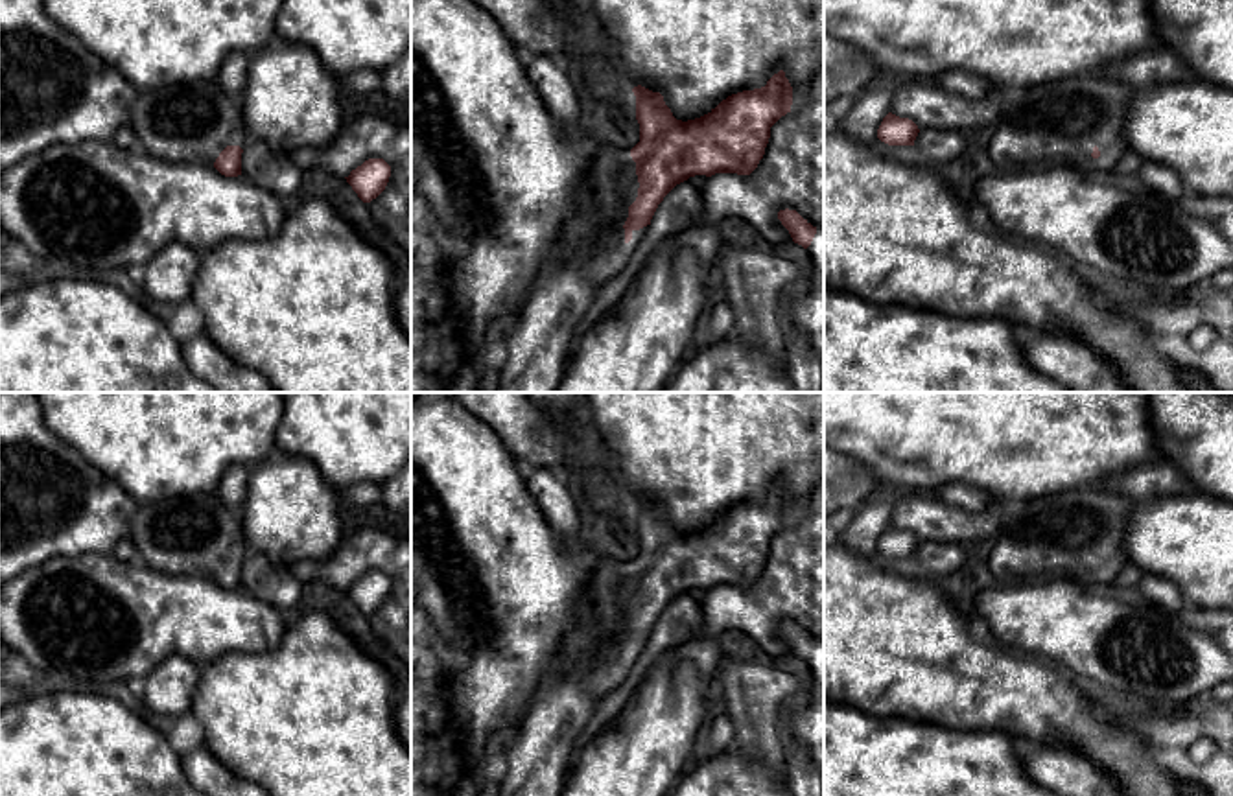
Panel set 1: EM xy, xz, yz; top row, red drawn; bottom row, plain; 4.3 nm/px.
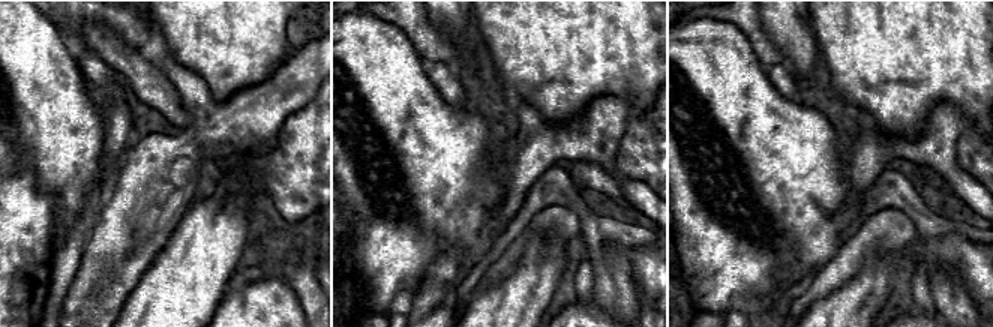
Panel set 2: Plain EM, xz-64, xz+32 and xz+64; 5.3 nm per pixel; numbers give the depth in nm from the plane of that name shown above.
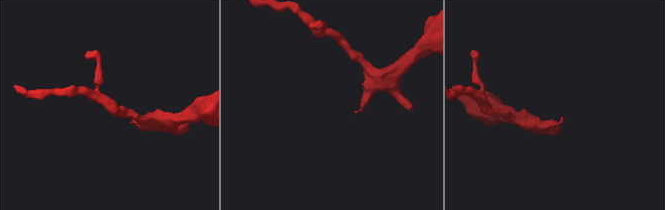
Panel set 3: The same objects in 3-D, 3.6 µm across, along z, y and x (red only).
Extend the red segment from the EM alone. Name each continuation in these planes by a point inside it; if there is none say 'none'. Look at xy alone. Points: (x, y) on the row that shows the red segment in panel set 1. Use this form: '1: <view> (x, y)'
1: xy (192, 122)

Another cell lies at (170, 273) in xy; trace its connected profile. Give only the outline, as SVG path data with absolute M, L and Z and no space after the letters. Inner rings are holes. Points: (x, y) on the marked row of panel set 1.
M168 243L146 263L142 289L159 302L177 304L190 298L199 260L201 254L184 243Z

